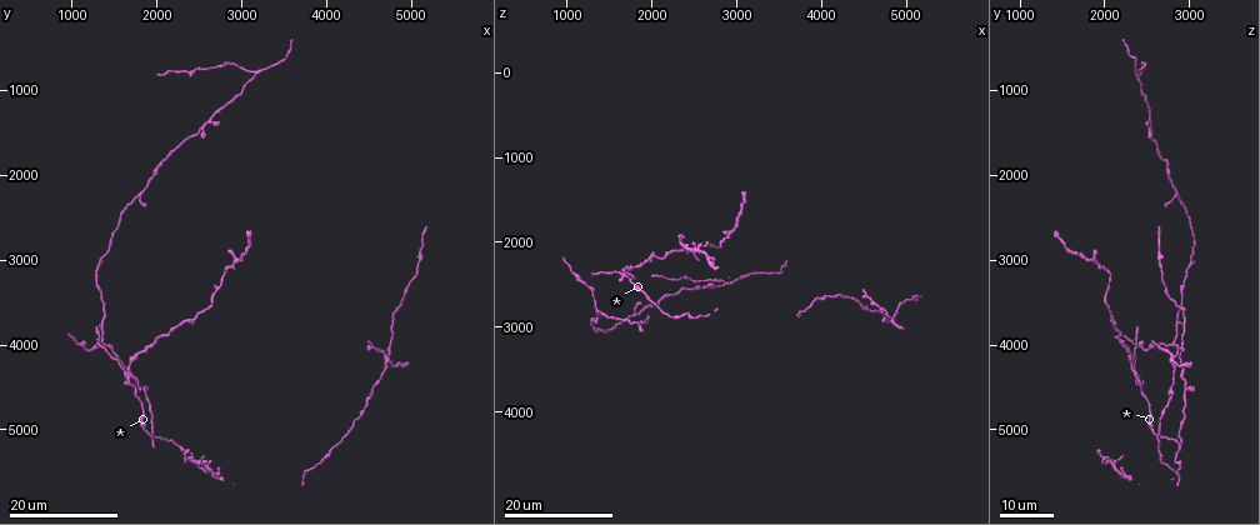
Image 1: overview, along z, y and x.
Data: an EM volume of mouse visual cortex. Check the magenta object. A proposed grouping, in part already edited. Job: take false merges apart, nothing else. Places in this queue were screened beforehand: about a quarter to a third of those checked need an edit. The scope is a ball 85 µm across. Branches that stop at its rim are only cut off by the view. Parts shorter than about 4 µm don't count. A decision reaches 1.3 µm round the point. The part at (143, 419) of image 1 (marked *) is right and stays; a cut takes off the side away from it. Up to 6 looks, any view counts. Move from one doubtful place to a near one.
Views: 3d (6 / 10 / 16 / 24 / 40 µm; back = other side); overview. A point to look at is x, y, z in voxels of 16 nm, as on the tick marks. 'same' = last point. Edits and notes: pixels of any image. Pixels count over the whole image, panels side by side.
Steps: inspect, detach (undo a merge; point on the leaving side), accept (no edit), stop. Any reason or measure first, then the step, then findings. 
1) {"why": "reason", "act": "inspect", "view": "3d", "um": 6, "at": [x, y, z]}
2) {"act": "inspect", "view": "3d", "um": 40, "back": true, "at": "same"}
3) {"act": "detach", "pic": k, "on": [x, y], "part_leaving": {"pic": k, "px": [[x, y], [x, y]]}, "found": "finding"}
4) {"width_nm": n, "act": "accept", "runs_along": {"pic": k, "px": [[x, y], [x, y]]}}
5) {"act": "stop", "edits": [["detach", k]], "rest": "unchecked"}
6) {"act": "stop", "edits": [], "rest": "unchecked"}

{"why": "four or more arms meet", "act": "inspect", "view": "3d", "um": 24, "at": [1650, 4300, 2400]}

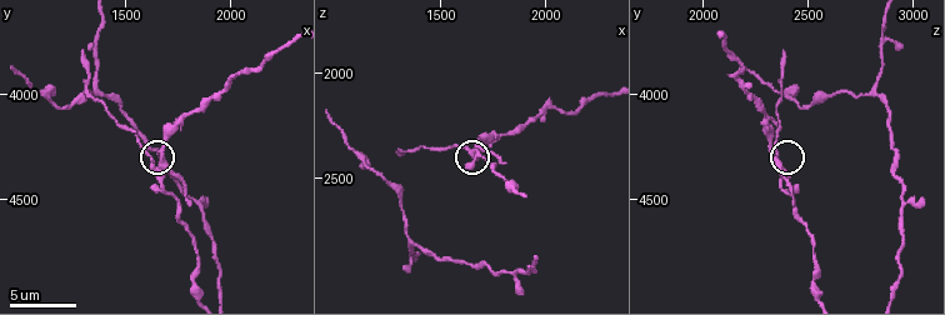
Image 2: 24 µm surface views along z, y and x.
{"act": "inspect", "view": "3d", "um": 6, "at": [1660, 4310, 2350]}

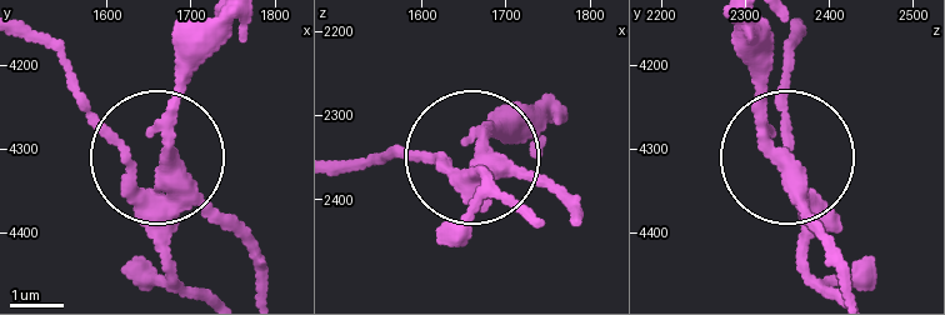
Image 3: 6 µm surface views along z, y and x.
{"act": "detach", "pic": 3, "on": [236, 236], "part_leaving": {"pic": 3, "px": [[179, 188], [179, 85], [219, 31]]}, "found": "a second neuron is stuck on"}

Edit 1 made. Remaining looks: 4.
{"why": "three arms meet", "act": "inspect", "view": "3d", "um": 16, "at": [1360, 3990, 2810]}

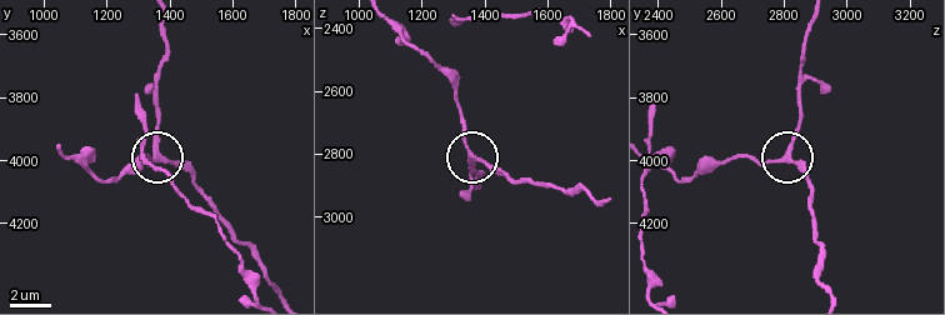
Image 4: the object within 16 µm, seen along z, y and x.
{"arms": 3, "act": "accept", "found": "one neuron here"}

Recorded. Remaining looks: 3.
{"why": "sudden change in width", "act": "inspect", "view": "3d", "um": 6, "at": [1850, 4550, 2960]}

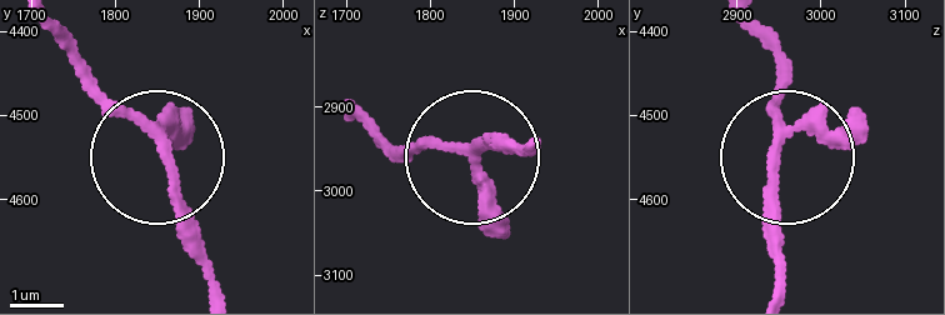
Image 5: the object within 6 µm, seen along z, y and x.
{"act": "inspect", "view": "3d", "um": 6, "back": true, "at": [1855, 4545, 2945]}

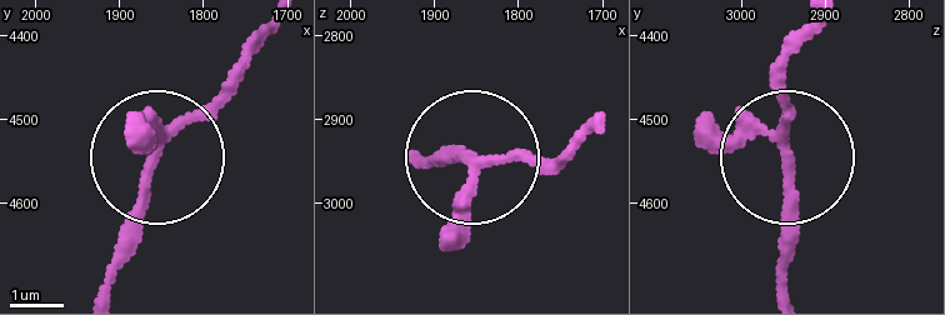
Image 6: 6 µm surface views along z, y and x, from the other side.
{"width_nm": 190, "act": "accept", "found": "continuous, no second neuron"}

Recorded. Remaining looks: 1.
{"act": "stop", "edits": [["detach", 3]], "rest": "unchecked"}

